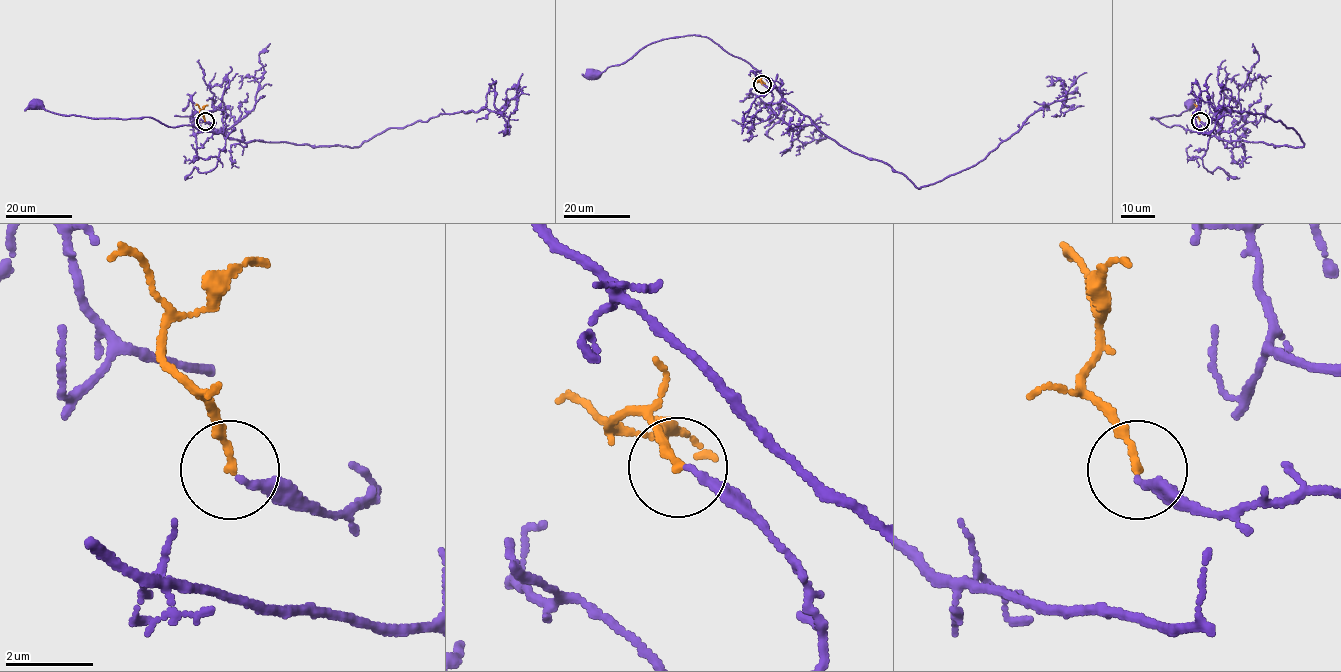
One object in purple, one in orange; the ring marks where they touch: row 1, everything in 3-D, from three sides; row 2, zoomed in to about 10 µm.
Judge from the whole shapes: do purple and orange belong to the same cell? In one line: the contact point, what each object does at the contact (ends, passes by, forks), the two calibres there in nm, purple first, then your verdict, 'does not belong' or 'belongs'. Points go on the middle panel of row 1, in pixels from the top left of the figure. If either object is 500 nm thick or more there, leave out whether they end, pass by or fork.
place (762, 84); purple ends; orange ends; calibres 180 and 170 nm; belongs

